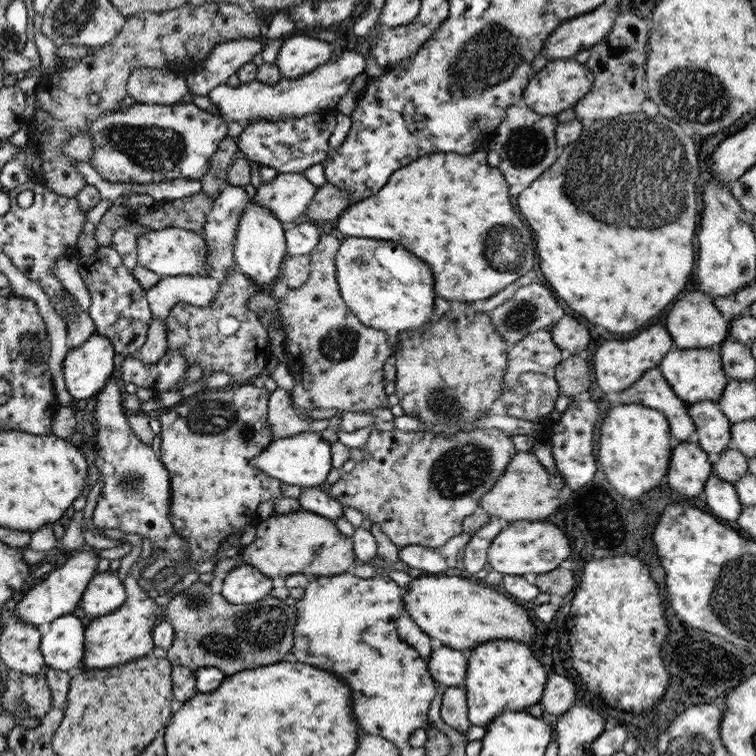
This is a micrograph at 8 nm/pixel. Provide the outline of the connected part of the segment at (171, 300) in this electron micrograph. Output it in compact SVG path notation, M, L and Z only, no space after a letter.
M209 275L164 276L151 288L145 289L145 300L152 318L159 318L164 322L169 310L179 302L202 309L207 308L217 295L217 289L219 282Z

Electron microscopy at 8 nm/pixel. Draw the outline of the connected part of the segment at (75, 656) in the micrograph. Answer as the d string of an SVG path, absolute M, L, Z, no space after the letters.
M77 612L61 616L42 629L39 652L46 666L70 675L82 671L84 624Z

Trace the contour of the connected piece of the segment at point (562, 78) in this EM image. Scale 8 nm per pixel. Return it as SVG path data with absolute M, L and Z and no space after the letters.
M575 59L548 60L538 72L531 74L523 89L521 103L536 114L556 116L561 111L572 108L590 89L593 79L591 71Z

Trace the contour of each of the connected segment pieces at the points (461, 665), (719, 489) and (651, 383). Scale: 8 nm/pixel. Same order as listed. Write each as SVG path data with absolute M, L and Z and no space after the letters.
M435 643L425 666L429 676L439 684L462 688L467 662L466 652Z
M713 473L705 480L703 496L710 514L722 522L734 521L741 514L742 504L737 498L735 487Z
M657 367L647 369L631 386L619 392L619 404L637 404L654 409L666 418L674 443L692 440L695 425L687 415L687 404L675 395Z

